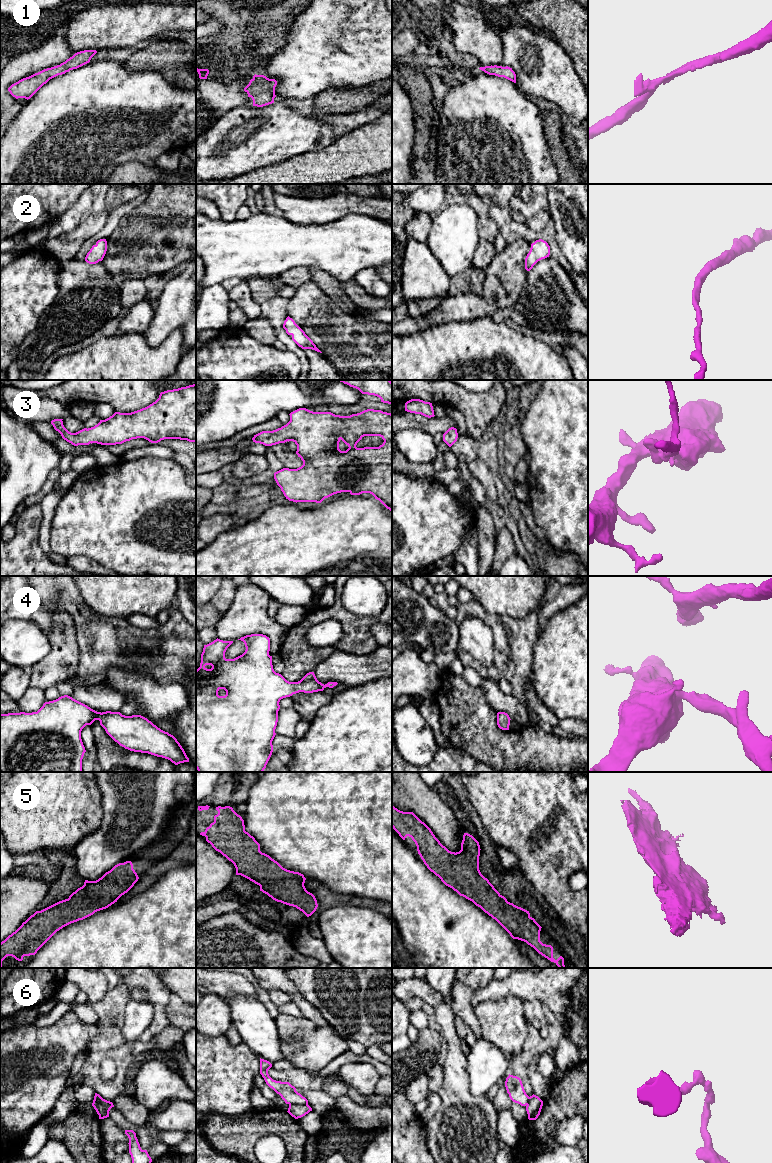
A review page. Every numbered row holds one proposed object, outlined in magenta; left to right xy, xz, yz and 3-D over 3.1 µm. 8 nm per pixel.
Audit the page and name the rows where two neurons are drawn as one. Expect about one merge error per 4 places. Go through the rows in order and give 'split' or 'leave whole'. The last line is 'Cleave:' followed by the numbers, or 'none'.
1: leave whole
2: leave whole
3: leave whole
4: leave whole
5: leave whole
6: split
Cleave: 6

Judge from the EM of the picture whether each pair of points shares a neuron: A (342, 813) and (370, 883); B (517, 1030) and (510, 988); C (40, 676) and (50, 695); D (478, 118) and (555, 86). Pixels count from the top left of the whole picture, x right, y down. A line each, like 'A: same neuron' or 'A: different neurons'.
A: same neuron
B: different neurons
C: different neurons
D: different neurons

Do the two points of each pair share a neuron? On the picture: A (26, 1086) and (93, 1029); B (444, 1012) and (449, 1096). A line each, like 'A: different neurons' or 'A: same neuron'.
A: same neuron
B: same neuron

